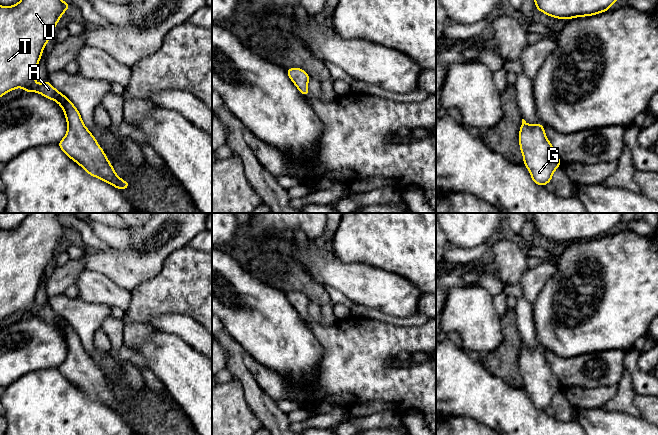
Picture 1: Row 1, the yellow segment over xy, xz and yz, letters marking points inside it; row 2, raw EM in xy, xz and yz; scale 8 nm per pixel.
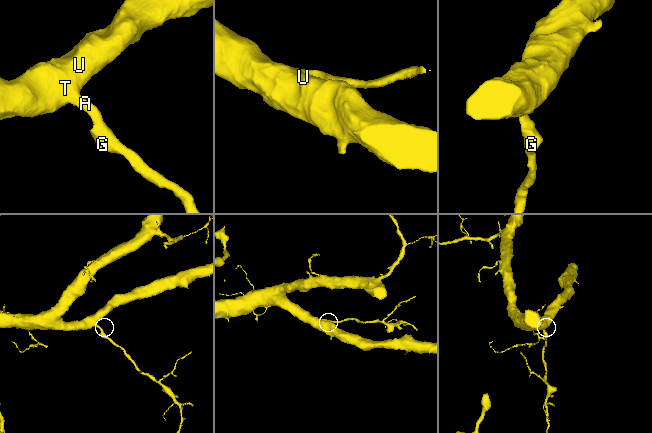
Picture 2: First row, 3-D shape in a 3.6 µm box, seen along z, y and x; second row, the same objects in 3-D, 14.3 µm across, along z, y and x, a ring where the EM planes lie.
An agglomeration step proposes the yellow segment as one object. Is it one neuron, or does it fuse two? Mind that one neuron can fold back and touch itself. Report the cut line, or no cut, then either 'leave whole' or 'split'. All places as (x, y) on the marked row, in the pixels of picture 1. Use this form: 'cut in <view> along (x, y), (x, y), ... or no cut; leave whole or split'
no cut; leave whole

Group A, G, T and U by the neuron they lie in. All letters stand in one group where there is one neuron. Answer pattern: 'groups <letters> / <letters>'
groups A G T U

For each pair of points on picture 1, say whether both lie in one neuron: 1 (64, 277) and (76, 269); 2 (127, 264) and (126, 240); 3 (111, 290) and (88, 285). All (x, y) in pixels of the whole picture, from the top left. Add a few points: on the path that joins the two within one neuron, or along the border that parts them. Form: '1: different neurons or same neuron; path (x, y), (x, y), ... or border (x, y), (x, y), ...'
1: same neuron; path (67, 274), (73, 269)
2: different neurons; border (130, 231), (132, 244), (129, 247), (110, 247)
3: same neuron; path (105, 290), (94, 287)

